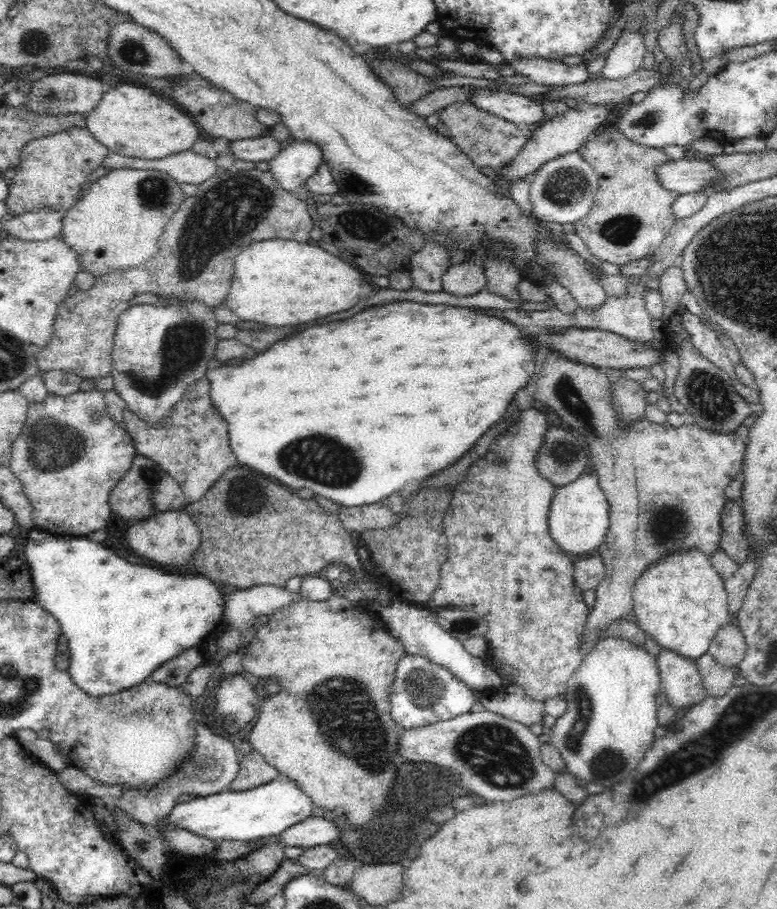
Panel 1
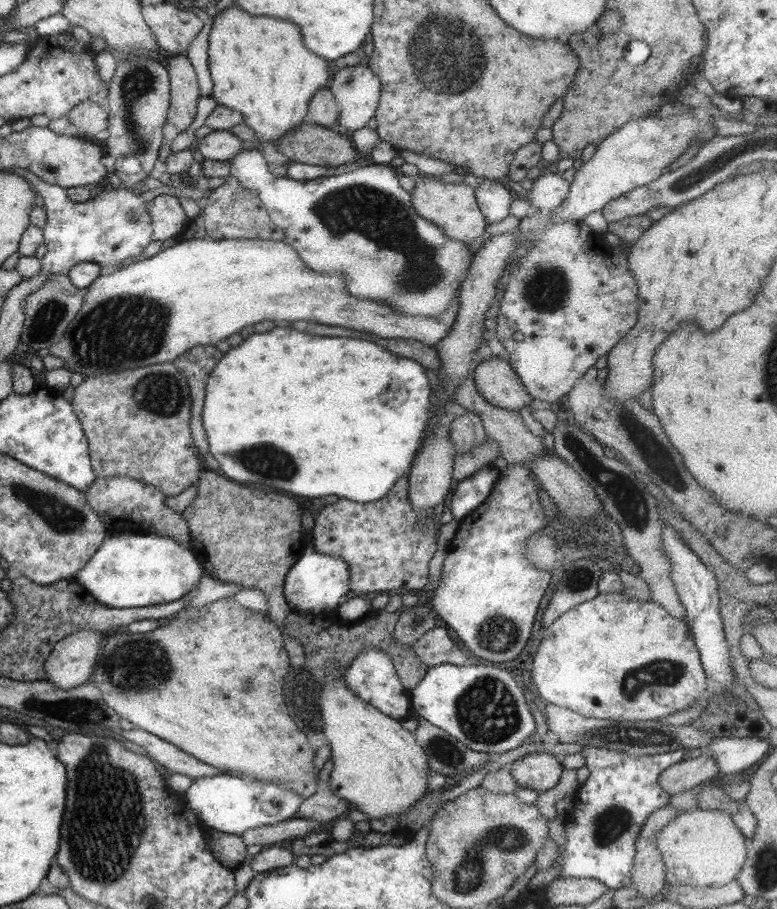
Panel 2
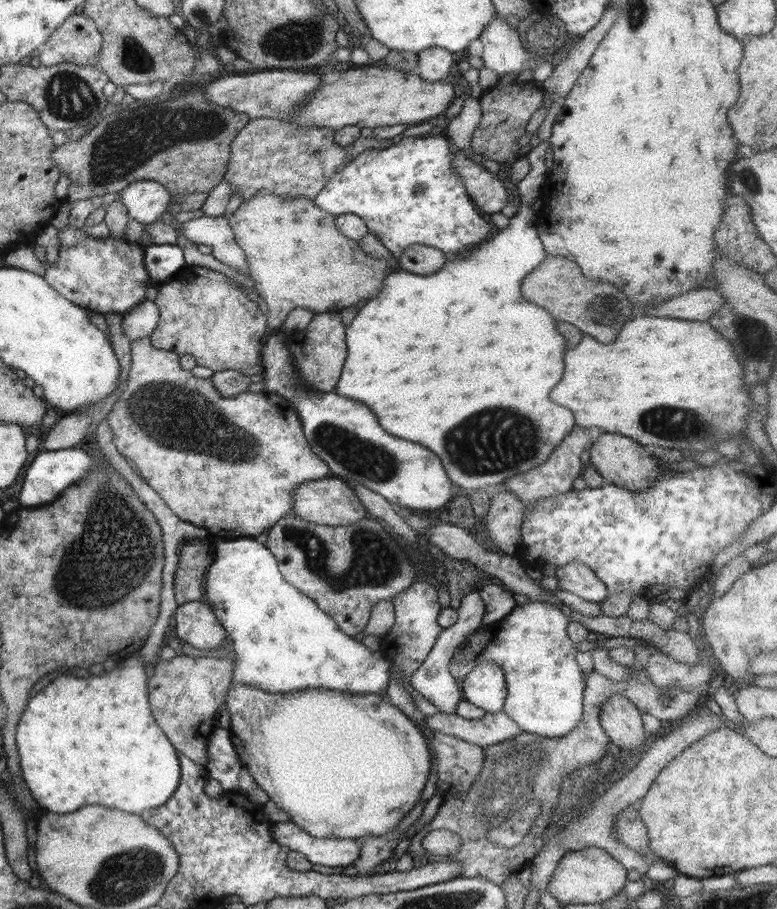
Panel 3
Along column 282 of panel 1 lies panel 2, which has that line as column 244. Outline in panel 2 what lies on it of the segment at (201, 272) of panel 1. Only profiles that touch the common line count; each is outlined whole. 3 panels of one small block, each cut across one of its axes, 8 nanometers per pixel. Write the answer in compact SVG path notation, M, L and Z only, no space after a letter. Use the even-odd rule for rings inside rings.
M227 176L224 183L213 189L205 198L205 205L199 216L199 227L206 232L207 239L215 240L273 240L281 241L283 231L273 225L258 196L245 190L232 176Z

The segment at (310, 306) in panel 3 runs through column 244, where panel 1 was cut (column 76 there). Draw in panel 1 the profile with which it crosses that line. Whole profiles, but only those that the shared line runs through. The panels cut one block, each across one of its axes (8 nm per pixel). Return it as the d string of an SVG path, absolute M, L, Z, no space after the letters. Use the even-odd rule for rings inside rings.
M138 168L112 169L90 182L86 192L64 212L62 228L58 234L64 237L64 243L78 255L78 272L86 271L98 278L116 269L129 269L151 259L159 251L158 241L166 225L180 210L185 198L180 183L165 172Z

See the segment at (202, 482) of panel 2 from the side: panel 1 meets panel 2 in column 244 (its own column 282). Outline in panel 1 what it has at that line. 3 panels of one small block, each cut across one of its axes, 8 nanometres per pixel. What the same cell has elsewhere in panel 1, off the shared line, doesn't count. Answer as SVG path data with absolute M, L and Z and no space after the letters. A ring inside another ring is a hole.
M229 468L199 501L187 505L184 510L196 522L201 534L201 545L194 553L192 564L200 575L226 589L248 589L259 585L286 588L291 578L321 575L332 564L356 573L364 571L351 541L352 533L344 528L341 519L322 511L314 499L299 498L296 492L271 482L254 469Z

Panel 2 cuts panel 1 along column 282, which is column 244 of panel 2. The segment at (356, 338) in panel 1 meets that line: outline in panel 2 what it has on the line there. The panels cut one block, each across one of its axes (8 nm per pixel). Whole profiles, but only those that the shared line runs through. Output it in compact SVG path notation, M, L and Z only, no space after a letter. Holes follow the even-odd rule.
M273 328L265 334L251 334L239 346L231 348L214 366L204 388L202 426L211 458L217 461L219 472L233 482L253 484L266 490L283 490L307 498L337 496L338 499L345 498L359 504L373 502L385 496L398 476L406 476L428 427L431 389L424 368L417 361L399 358L373 342L353 338L319 338L295 332L291 328Z

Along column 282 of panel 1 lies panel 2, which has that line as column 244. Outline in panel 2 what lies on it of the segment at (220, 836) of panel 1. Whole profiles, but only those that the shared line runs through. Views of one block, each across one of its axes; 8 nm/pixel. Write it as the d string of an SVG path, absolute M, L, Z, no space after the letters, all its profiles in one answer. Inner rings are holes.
M225 773L193 779L187 790L180 795L185 797L186 806L202 825L224 834L235 834L235 836L241 836L250 828L272 825L280 820L293 818L303 800L296 792L288 788L280 788L274 782L259 782ZM263 802L275 804L277 812L269 814L263 811L261 808Z

